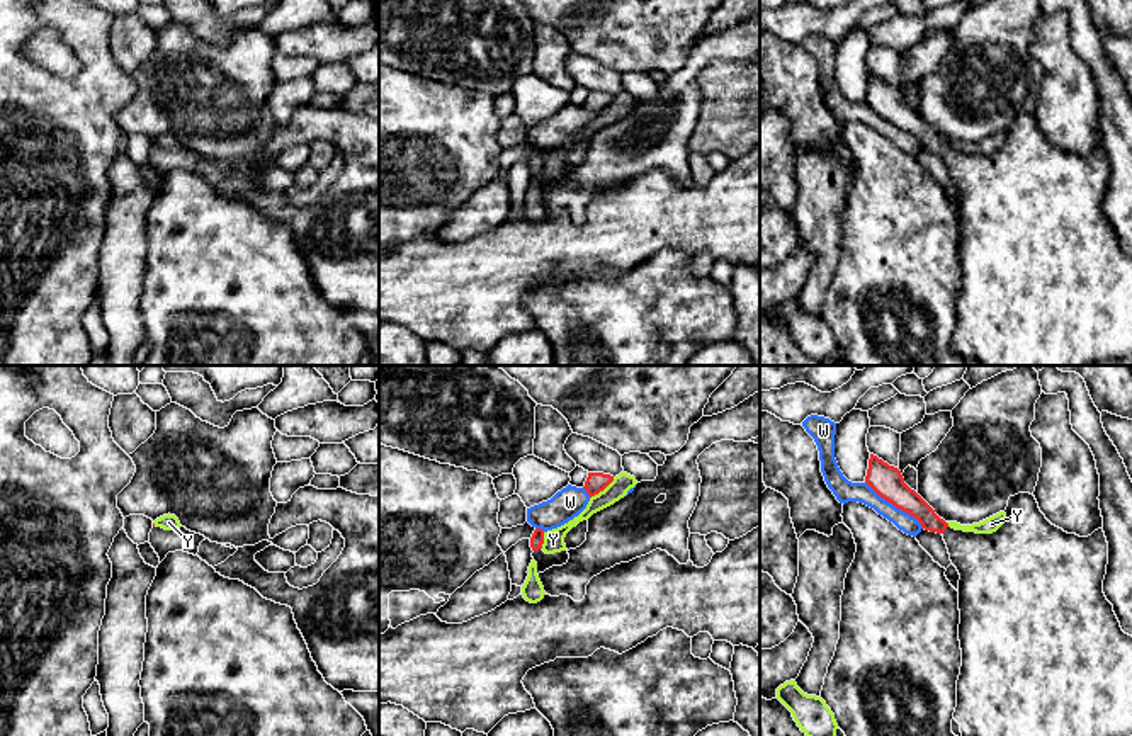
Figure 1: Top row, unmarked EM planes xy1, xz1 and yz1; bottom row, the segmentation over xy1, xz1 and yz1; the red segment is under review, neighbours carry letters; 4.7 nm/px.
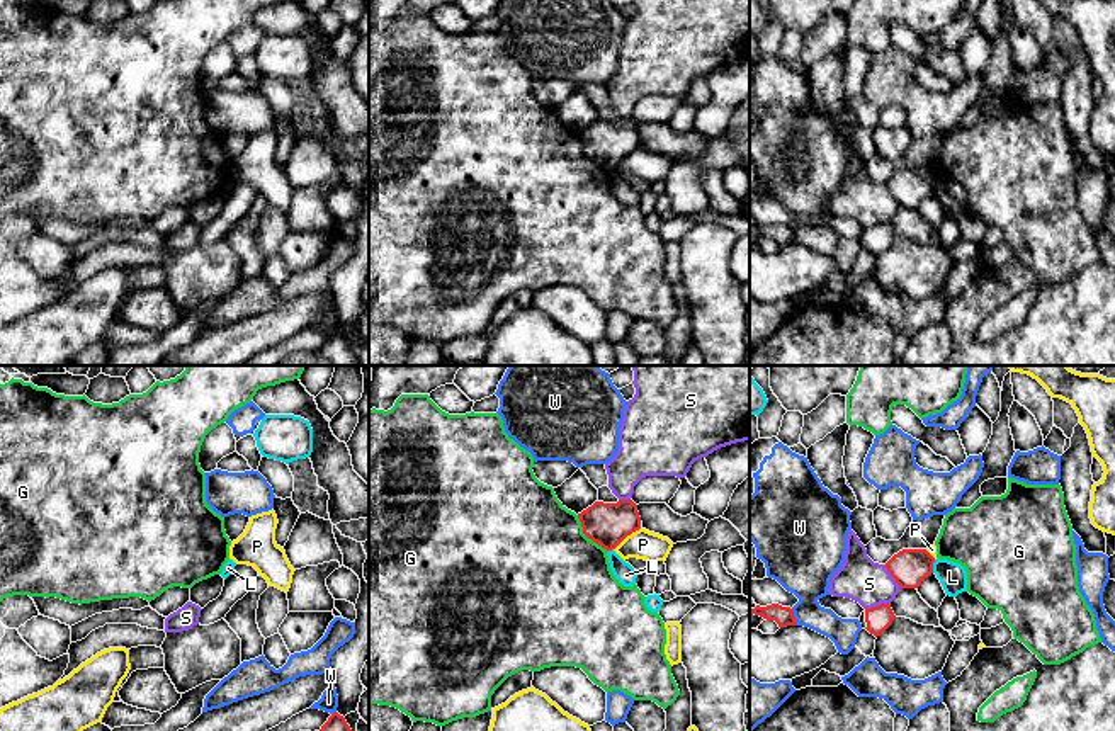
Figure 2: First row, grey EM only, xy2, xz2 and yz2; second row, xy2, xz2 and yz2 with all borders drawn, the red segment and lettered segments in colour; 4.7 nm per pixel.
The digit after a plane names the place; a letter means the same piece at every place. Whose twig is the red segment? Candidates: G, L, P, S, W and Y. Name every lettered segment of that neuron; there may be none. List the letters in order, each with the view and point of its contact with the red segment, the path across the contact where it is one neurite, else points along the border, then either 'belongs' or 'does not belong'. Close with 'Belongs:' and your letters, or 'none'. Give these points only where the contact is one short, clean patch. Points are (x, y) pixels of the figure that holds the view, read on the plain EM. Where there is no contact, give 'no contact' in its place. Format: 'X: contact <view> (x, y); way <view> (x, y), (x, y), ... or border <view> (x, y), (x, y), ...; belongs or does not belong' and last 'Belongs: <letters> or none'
G: contact xz2 (587, 155); border xz2 (577, 135), (582, 150), (607, 170); does not belong
L: contact yz2 (932, 186); border yz2 (935, 179), (932, 191); does not belong
P: contact xz2 (626, 155); border xz2 (639, 147), (614, 169); does not belong
S: contact yz2 (877, 225); does not belong
W: contact yz1 (894, 124); does not belong
Y: contact xz1 (602, 109); does not belong
Belongs: none

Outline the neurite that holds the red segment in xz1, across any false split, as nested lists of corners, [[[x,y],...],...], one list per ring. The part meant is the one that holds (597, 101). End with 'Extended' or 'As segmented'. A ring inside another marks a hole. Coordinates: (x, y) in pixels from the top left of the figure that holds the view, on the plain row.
[[[588,92],[588,97],[585,100],[585,109],[591,116],[603,110],[610,102],[614,100],[614,95],[603,93],[603,92]]]. As segmented

